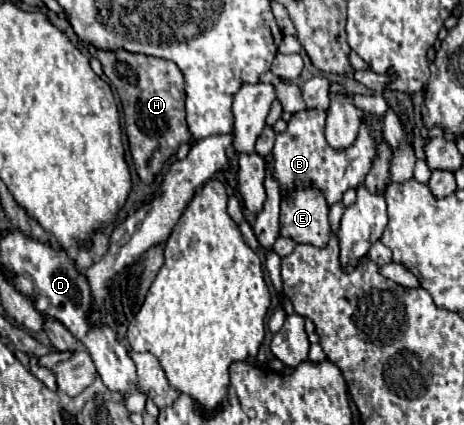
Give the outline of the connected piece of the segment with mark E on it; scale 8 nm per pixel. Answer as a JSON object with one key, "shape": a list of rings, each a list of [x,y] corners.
{"shape":[[[296,190],[288,202],[282,200],[280,234],[318,248],[326,246],[332,230],[324,196],[318,190]]]}

